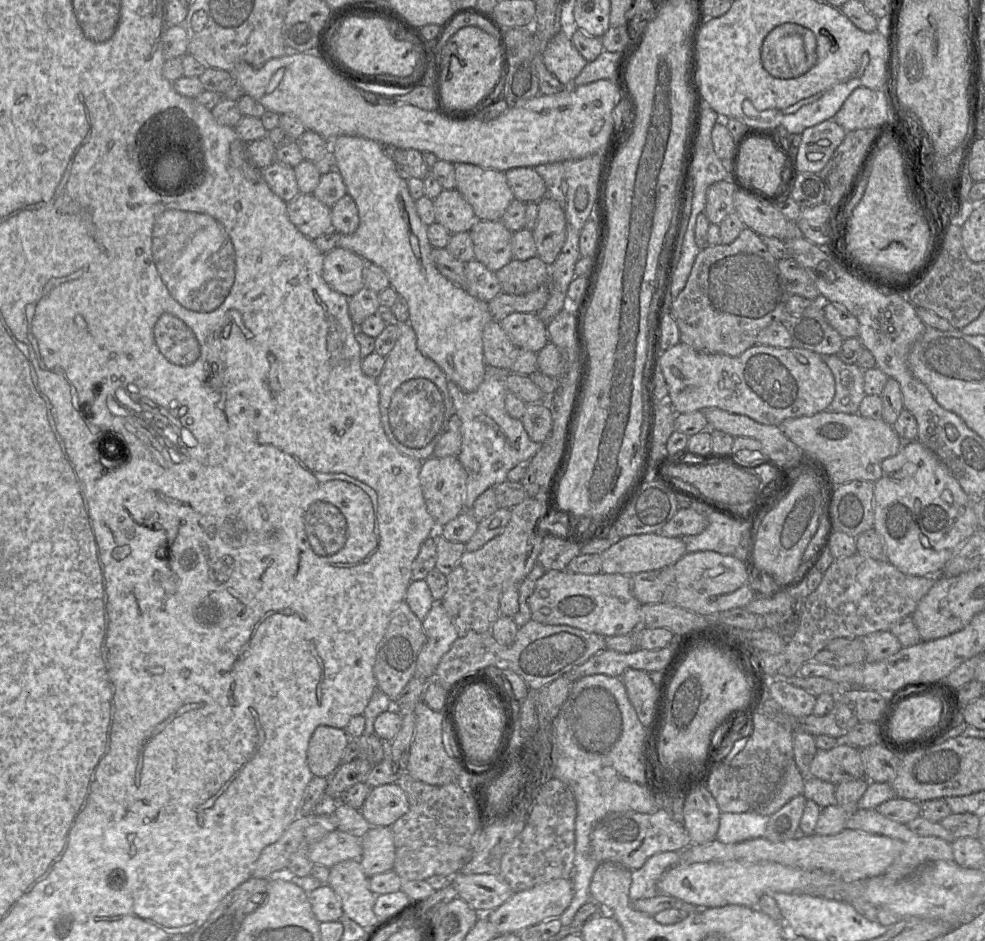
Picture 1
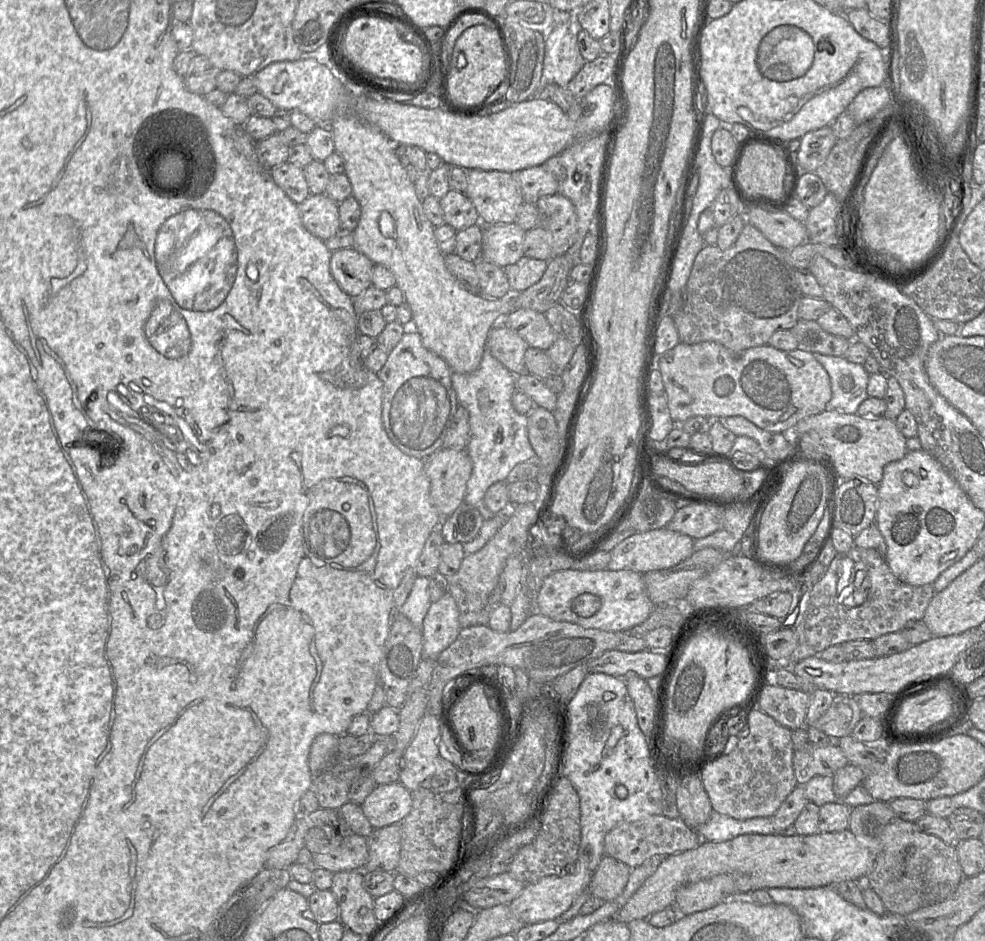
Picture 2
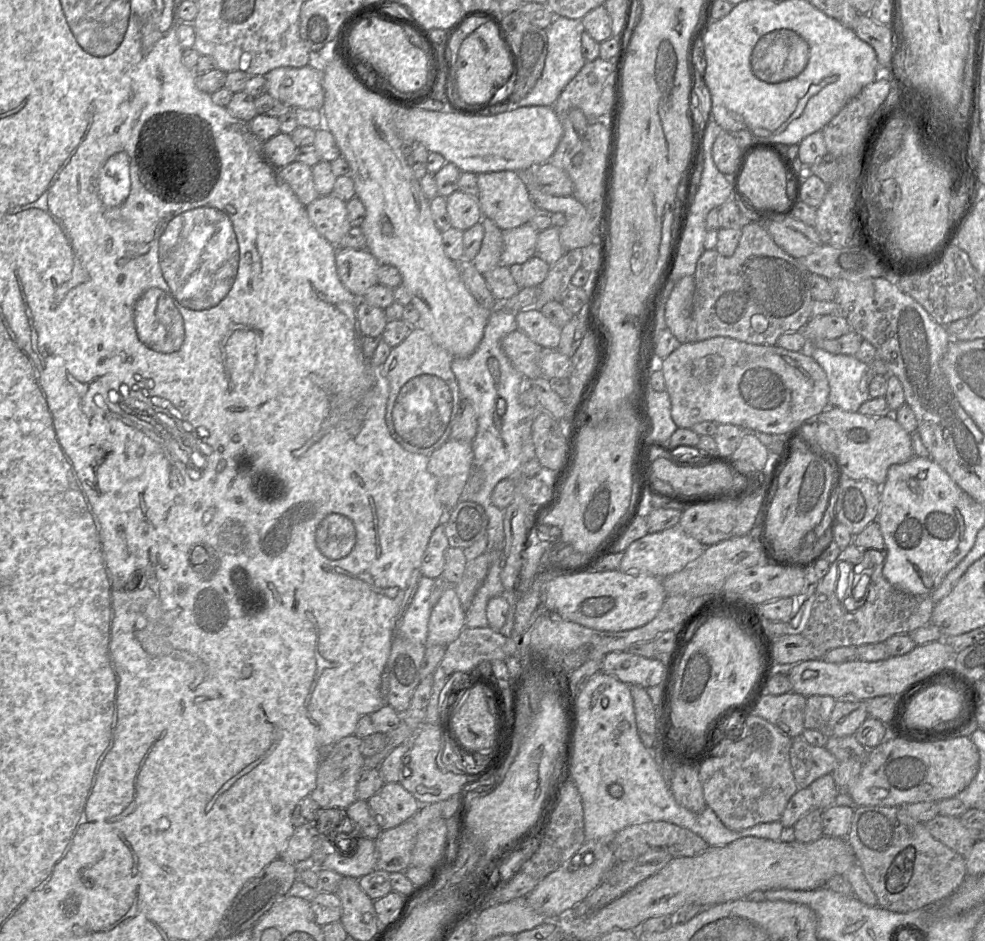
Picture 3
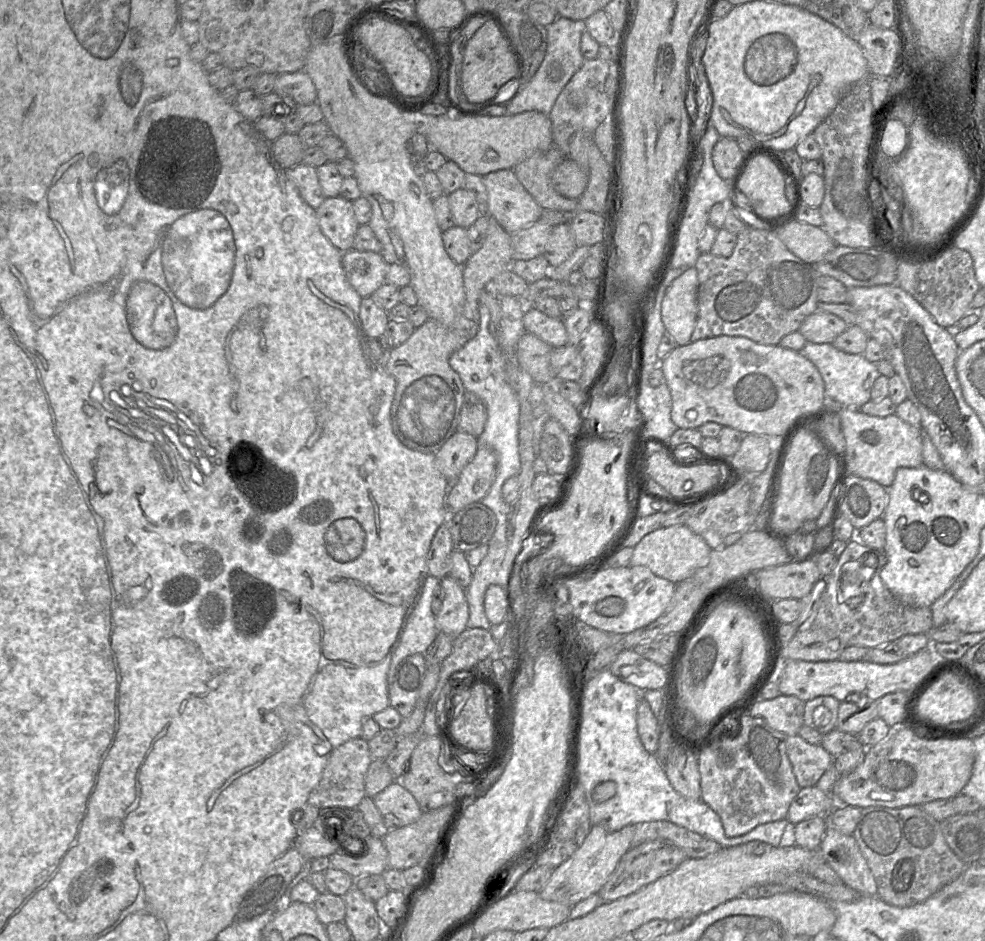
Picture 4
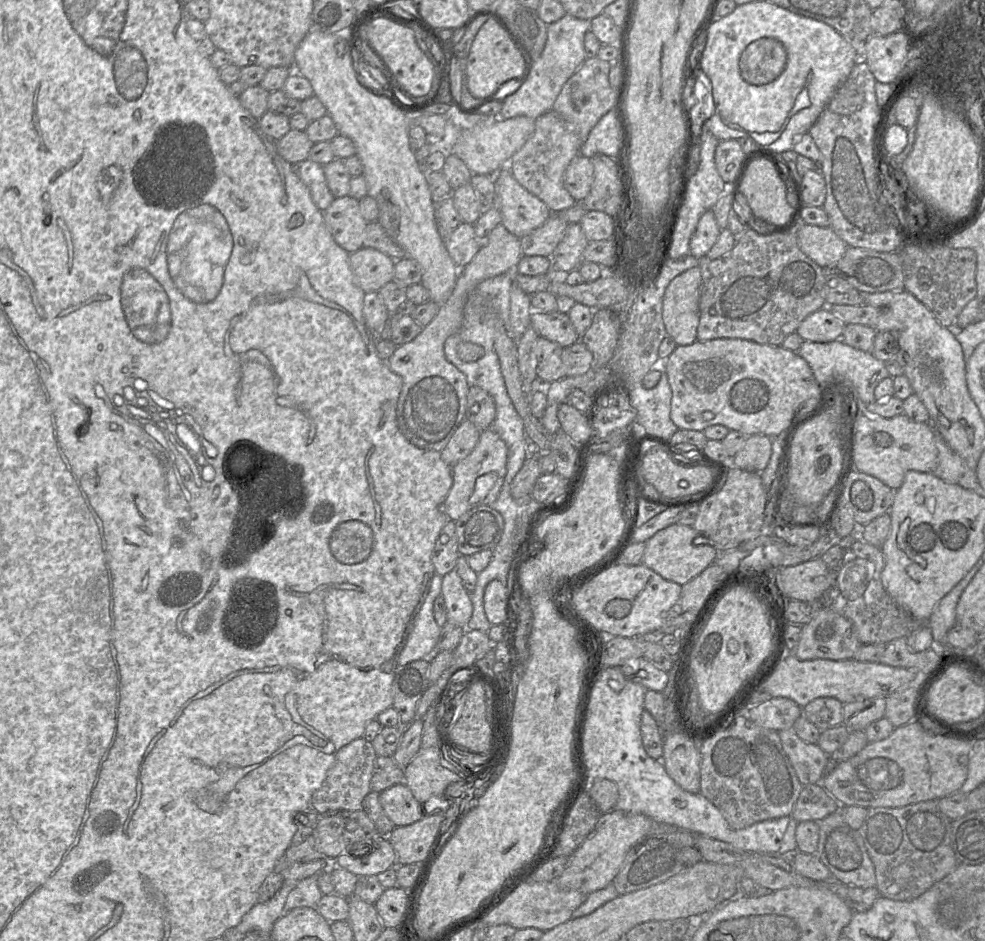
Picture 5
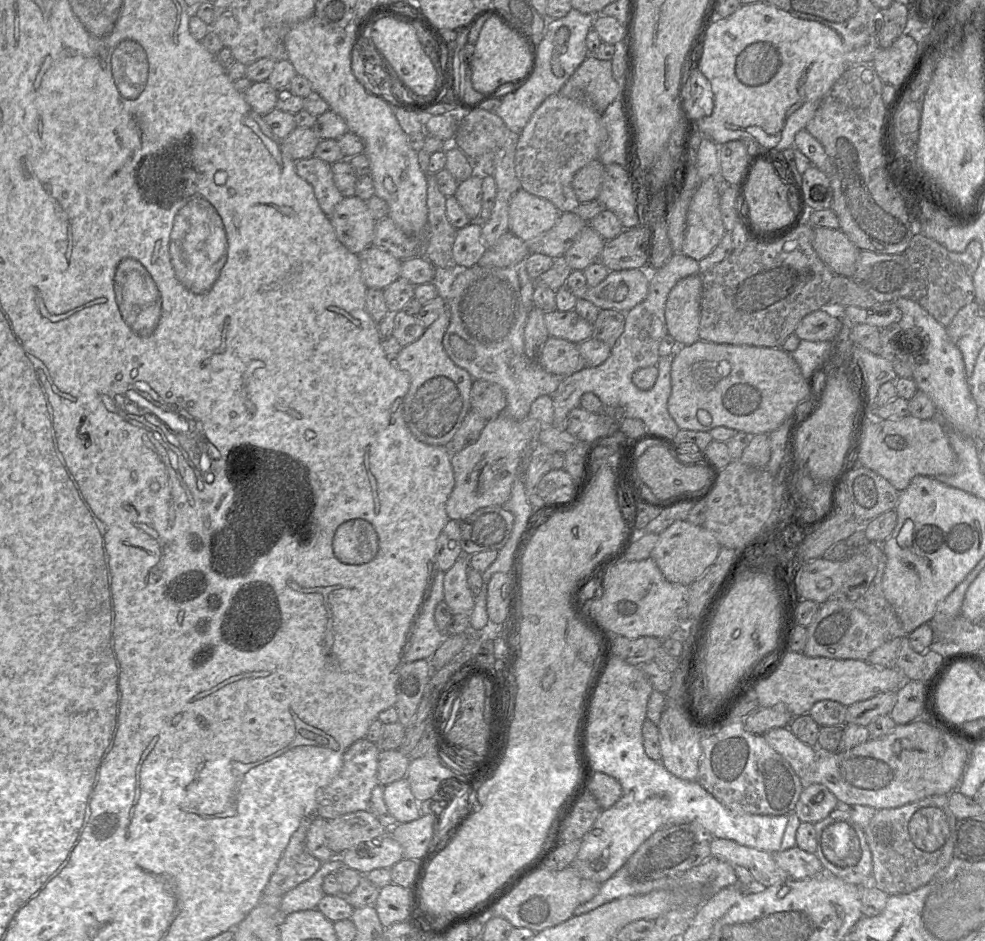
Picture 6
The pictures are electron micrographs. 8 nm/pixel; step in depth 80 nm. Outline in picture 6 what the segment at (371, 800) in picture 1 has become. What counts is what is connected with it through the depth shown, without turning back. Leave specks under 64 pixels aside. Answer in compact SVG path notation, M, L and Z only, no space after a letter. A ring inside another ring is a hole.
M402 778L384 787L384 802L396 823L414 821L421 816L418 802L407 778Z

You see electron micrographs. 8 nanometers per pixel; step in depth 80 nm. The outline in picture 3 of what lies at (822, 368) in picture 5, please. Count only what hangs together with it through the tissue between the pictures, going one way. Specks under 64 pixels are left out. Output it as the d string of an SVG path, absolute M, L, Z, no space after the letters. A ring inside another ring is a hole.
M810 343L805 353L811 355L827 375L830 406L858 412L859 407L871 399L869 386L875 373L869 365L855 356L833 354Z

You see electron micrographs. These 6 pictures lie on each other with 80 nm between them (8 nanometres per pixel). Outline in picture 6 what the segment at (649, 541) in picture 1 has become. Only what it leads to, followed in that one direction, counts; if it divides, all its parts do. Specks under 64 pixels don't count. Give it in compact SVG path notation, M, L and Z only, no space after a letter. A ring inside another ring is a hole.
M677 520L659 534L650 557L669 582L690 585L716 559L721 546L710 531L687 520Z

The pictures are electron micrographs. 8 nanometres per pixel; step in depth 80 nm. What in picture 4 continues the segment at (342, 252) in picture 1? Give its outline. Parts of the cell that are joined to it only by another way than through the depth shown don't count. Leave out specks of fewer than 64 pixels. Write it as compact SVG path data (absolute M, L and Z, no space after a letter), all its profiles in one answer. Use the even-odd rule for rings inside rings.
M351 249L342 254L346 278L361 298L369 297L385 283L388 266L381 253Z

